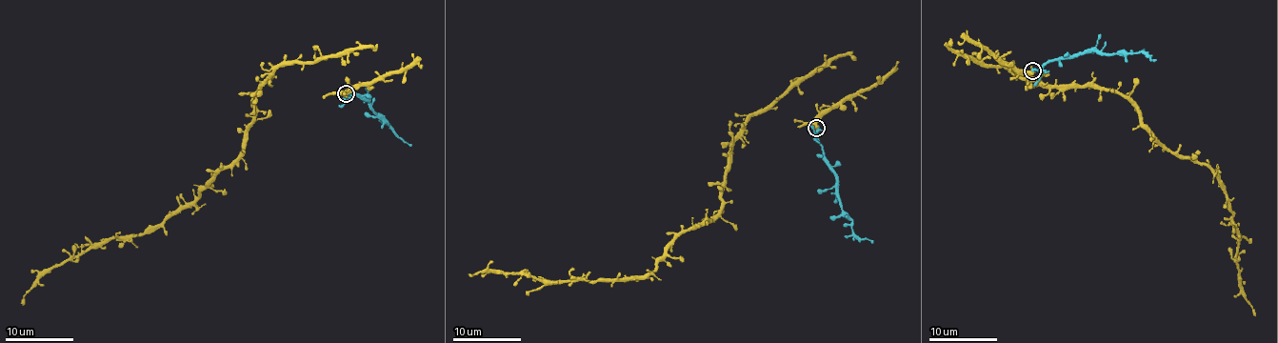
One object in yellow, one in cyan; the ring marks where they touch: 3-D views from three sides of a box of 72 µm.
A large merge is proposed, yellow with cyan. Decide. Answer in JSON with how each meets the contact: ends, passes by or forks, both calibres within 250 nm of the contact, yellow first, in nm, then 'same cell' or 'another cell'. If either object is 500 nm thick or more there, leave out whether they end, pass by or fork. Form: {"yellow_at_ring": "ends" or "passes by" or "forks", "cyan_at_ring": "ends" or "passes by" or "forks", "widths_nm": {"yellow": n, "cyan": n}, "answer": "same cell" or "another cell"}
{"widths_nm": {"yellow": 550, "cyan": 280}, "answer": "same cell"}

